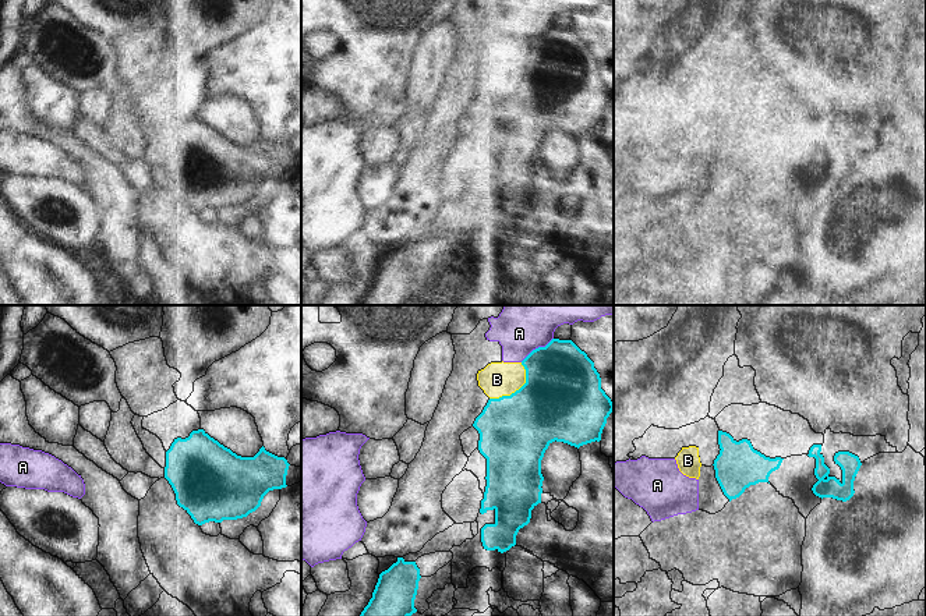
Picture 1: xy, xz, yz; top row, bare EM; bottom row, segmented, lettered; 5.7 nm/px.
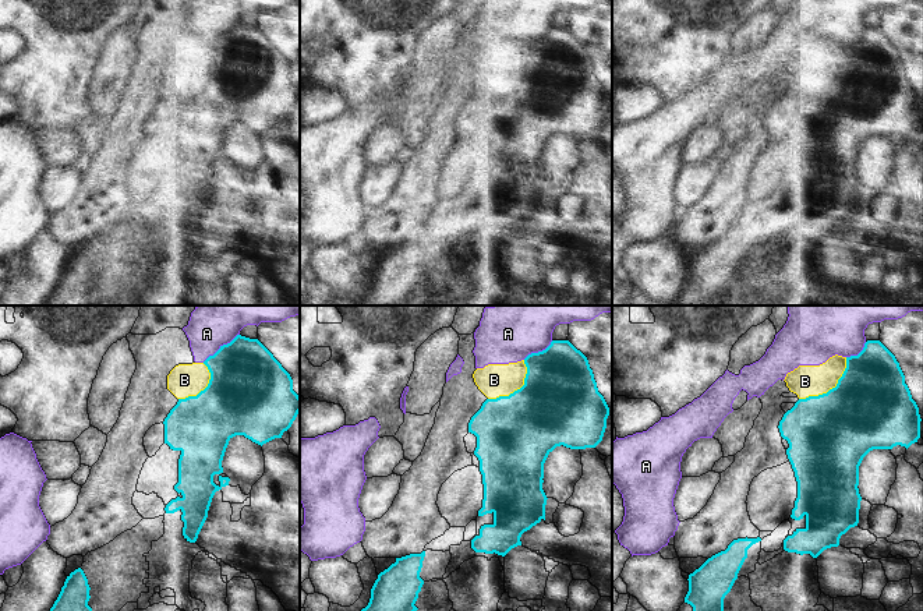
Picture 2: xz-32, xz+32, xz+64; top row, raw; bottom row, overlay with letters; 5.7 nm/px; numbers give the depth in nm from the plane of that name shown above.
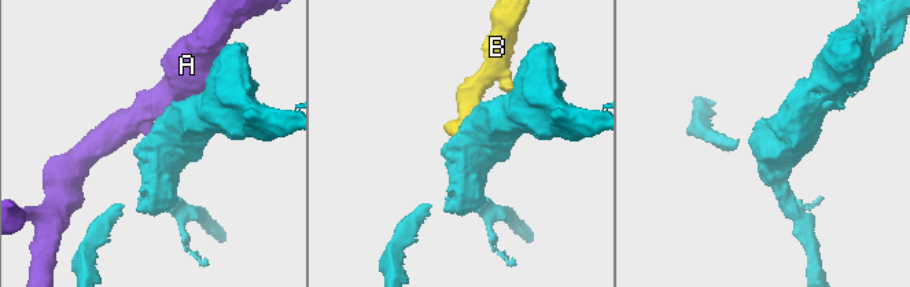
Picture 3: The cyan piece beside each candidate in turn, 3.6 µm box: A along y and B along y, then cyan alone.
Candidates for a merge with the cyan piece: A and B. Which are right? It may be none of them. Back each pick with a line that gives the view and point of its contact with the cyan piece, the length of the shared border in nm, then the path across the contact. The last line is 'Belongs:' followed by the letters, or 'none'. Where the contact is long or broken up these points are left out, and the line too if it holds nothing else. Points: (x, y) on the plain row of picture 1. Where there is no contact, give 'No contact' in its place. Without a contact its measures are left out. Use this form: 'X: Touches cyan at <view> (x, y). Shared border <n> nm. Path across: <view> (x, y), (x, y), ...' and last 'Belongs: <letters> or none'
Belongs: none

